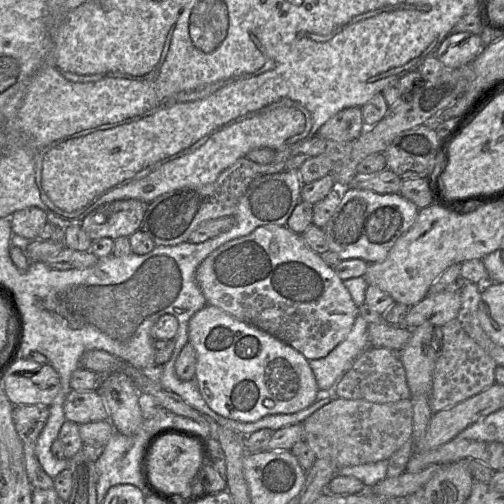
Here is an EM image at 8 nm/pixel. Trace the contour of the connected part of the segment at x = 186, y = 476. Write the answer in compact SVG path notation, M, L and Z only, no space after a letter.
M169 434L160 438L147 460L147 477L159 489L188 496L201 466L198 444L186 437Z

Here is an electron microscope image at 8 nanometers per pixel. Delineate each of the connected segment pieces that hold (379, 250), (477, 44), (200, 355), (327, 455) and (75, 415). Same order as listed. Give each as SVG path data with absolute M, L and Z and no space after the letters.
M344 189L342 200L323 228L329 251L336 253L341 261L360 259L368 264L383 262L396 241L416 222L418 207L400 194L378 194L370 190Z
M450 33L433 55L445 69L454 69L471 63L484 48L480 35L472 33Z
M206 305L190 318L188 342L196 352L195 380L202 398L210 409L222 417L251 423L268 415L296 413L318 400L319 387L315 375L309 361L299 351L216 306Z
M334 398L303 423L303 439L315 458L330 460L336 469L388 460L412 437L413 406L409 399L392 403Z
M71 390L64 403L64 415L67 421L78 425L109 420L104 400L98 391Z

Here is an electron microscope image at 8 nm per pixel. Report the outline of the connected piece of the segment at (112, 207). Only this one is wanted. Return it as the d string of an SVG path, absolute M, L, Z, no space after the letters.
M116 200L86 215L79 223L92 241L100 238L129 237L138 231L148 204L135 200Z

